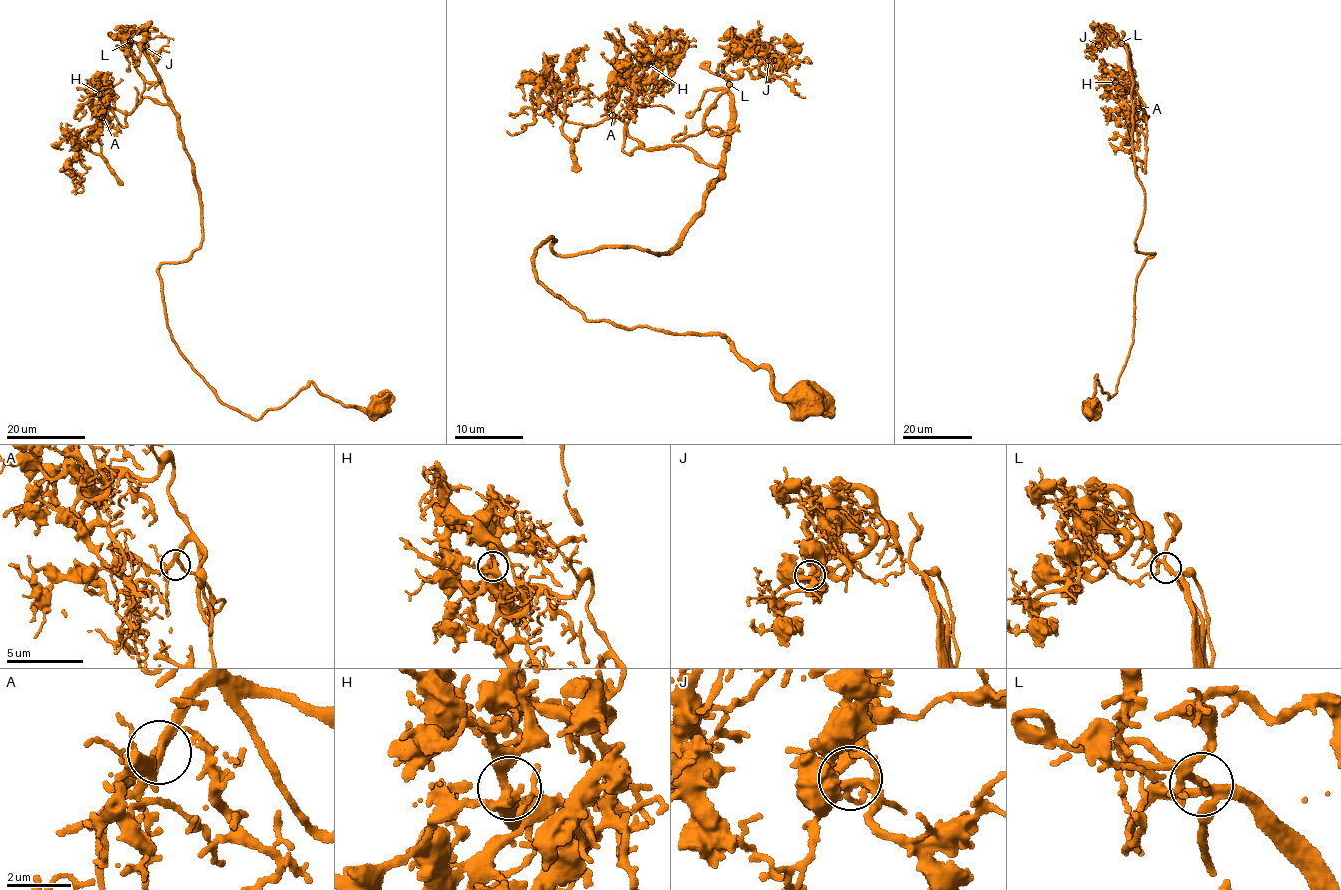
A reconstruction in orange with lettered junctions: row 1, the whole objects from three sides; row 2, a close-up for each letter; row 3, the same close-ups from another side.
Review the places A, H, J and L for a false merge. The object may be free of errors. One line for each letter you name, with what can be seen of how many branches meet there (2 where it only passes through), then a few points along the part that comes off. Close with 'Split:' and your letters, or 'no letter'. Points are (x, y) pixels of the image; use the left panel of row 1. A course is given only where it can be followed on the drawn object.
Split: no letter

